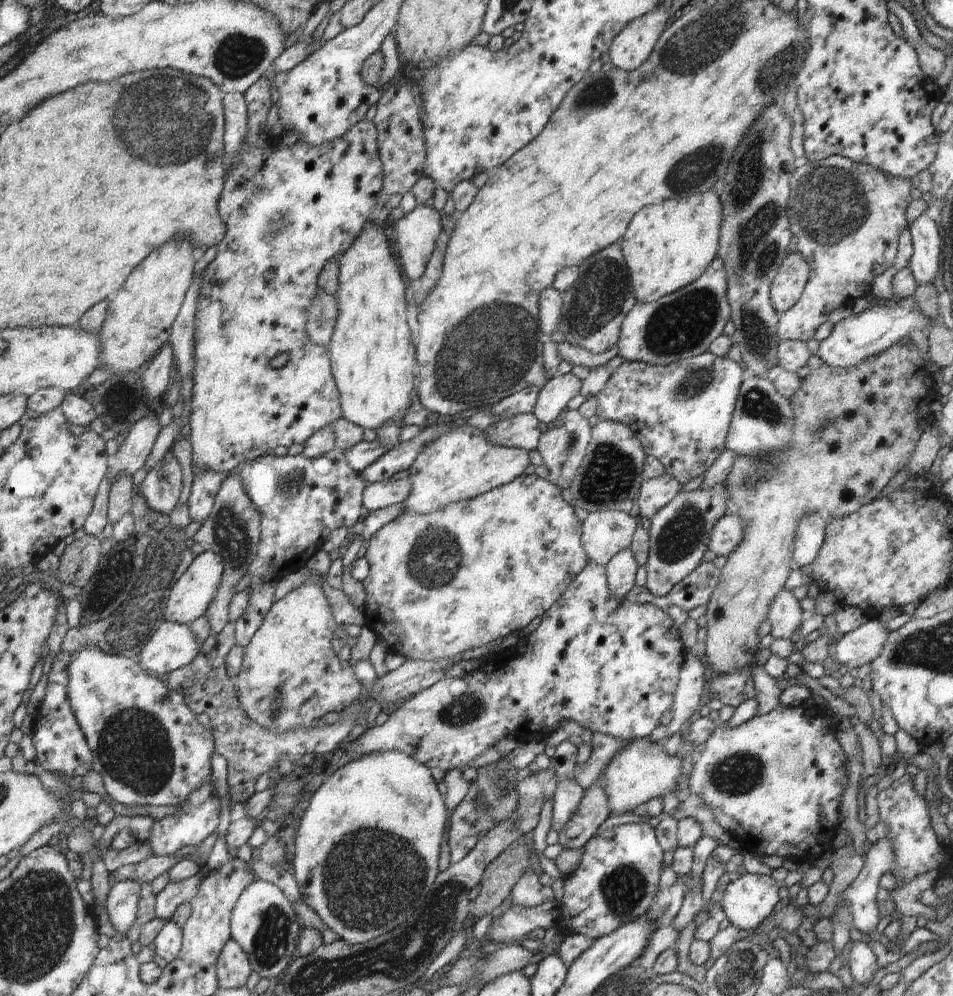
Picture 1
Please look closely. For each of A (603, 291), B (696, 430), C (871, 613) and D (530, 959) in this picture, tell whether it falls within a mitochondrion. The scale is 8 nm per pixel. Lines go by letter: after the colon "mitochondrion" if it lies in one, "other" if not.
A: mitochondrion
B: other
C: other
D: other

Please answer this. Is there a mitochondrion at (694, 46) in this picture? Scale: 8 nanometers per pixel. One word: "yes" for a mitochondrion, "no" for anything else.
yes

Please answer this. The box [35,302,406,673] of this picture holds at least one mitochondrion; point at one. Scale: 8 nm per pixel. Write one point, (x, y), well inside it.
(123, 633)

